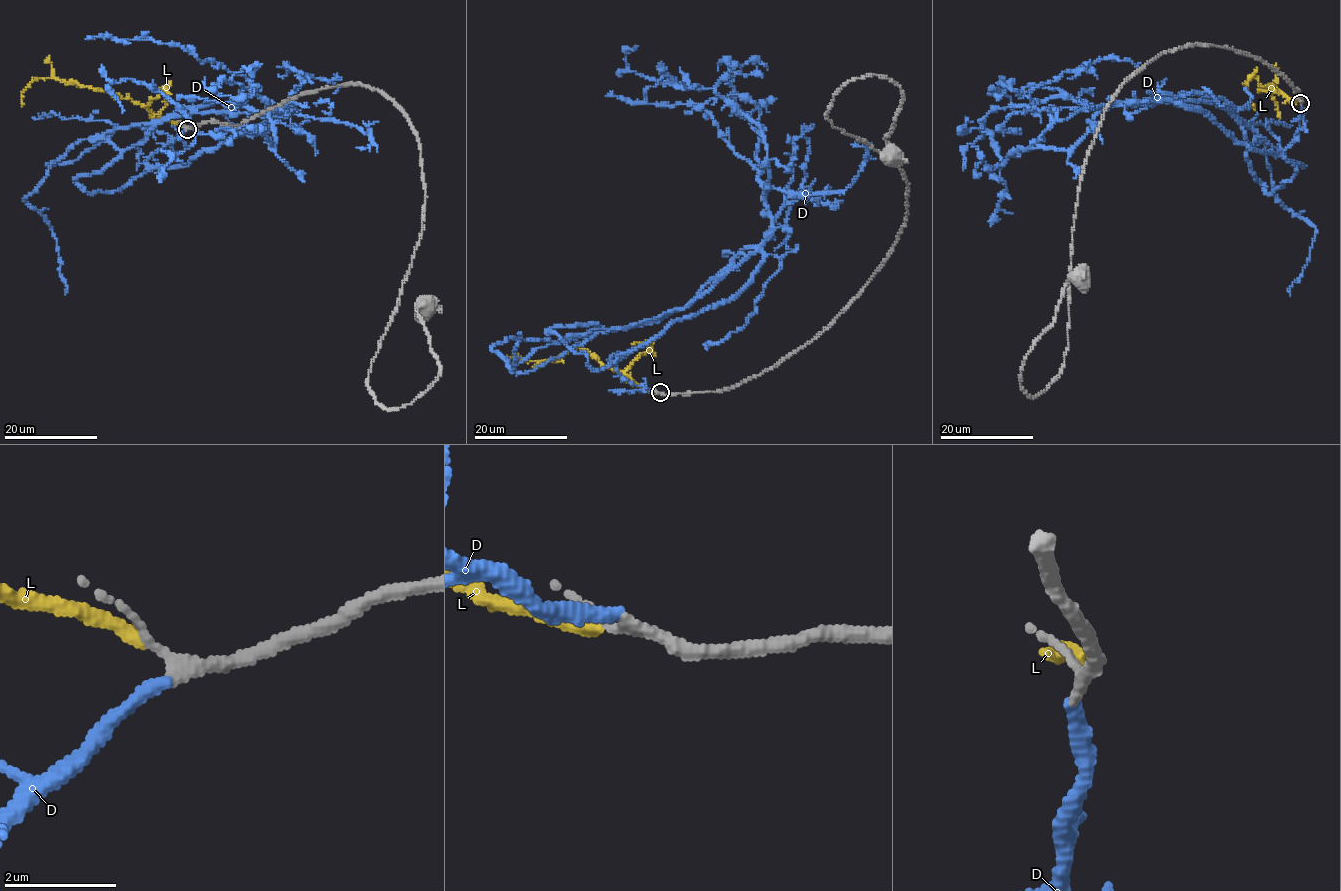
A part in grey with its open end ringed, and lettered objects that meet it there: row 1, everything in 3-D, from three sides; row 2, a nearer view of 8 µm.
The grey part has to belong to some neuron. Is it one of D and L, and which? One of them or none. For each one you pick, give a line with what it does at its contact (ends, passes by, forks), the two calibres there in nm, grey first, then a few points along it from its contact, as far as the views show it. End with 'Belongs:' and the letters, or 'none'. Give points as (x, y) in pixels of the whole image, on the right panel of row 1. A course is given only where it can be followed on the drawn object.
D: it ends | 180/240 nm | via (1300, 103), (1276, 152), (1163, 99), (1103, 108), (1066, 150), (1022, 148), (1002, 166), (985, 130), (962, 169)
Belongs: D

